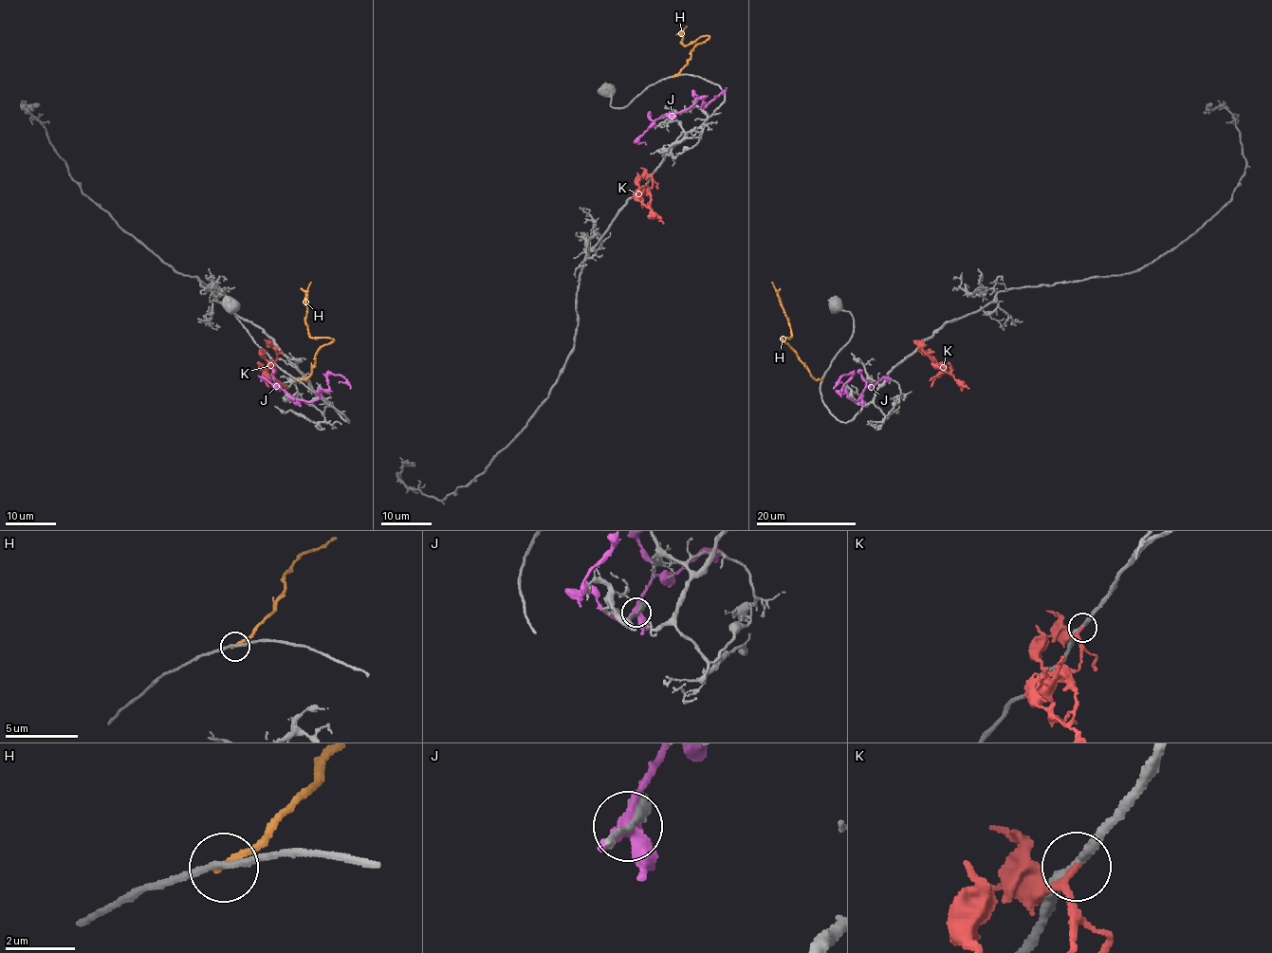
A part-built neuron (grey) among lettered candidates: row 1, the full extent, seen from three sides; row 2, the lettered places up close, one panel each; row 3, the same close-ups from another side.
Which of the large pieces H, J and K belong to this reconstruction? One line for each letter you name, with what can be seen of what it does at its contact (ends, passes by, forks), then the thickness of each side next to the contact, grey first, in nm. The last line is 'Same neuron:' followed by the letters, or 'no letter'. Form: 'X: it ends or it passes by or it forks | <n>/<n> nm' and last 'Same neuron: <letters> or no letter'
Same neuron: no letter

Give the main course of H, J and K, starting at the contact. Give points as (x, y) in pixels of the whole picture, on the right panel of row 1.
H: (821, 379), (815, 379), (797, 353), (783, 340), (782, 338), (790, 337), (791, 333), (787, 317), (771, 282)
J: (860, 398), (854, 402), (841, 388), (852, 375), (844, 375), (833, 388)
K: (919, 348), (942, 369), (951, 375), (942, 372), (930, 387)

